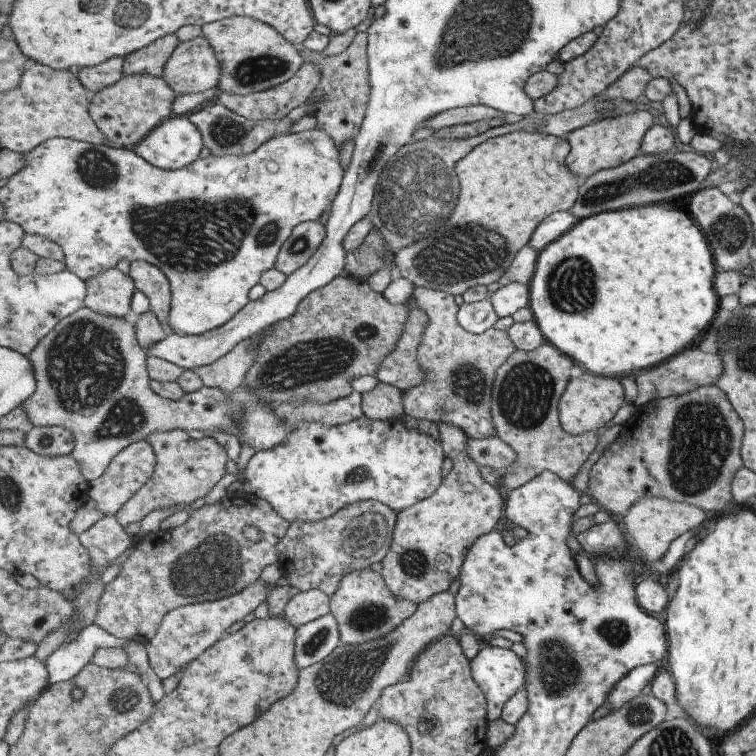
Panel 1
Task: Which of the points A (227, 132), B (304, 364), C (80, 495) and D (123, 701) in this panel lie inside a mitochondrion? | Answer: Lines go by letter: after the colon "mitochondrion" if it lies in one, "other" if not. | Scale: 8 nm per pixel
A: mitochondrion
B: mitochondrion
C: other
D: mitochondrion

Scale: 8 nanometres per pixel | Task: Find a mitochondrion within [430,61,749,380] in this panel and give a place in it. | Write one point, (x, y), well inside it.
(662, 176)

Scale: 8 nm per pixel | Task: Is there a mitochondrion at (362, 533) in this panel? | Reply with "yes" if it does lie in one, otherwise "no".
yes

